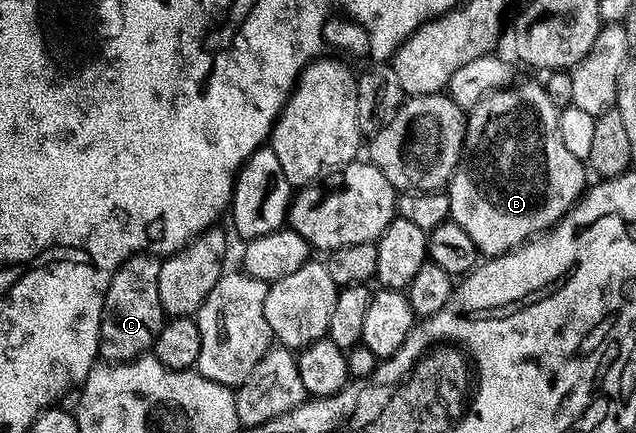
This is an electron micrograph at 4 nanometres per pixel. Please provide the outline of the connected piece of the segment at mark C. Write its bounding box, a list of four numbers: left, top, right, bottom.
[99,254,167,362]

